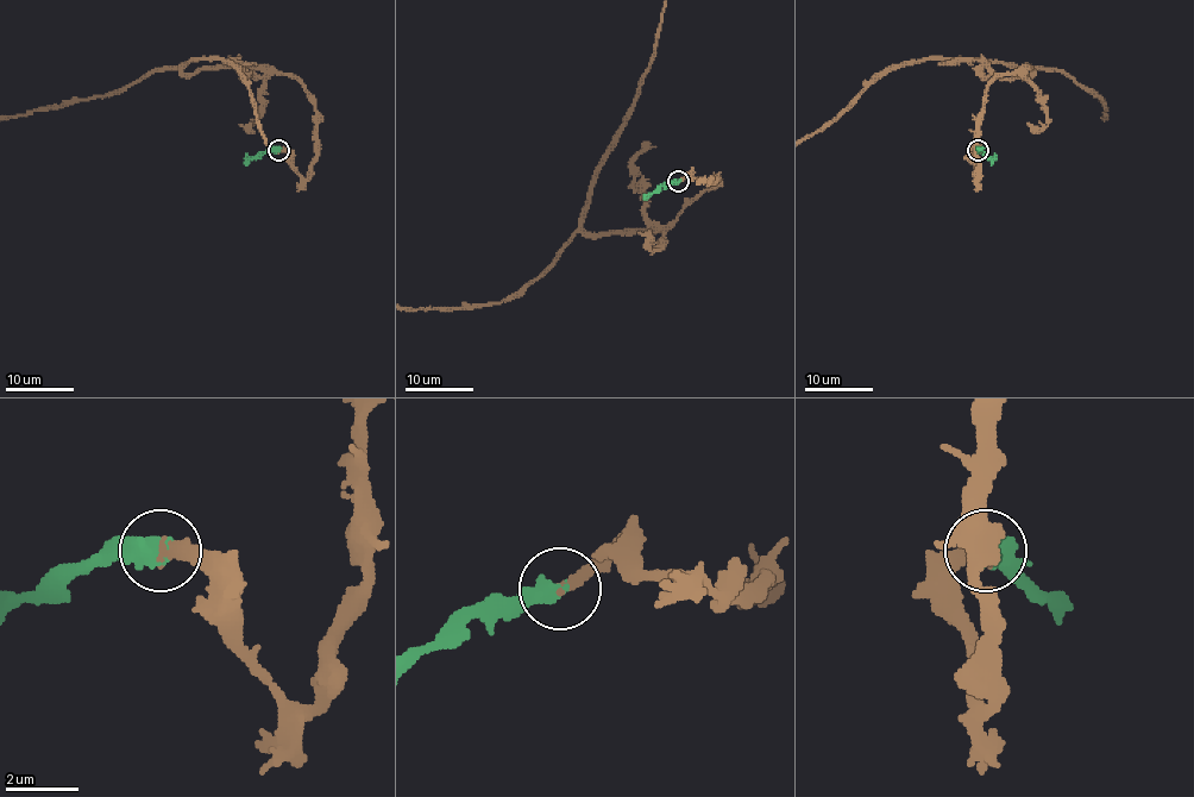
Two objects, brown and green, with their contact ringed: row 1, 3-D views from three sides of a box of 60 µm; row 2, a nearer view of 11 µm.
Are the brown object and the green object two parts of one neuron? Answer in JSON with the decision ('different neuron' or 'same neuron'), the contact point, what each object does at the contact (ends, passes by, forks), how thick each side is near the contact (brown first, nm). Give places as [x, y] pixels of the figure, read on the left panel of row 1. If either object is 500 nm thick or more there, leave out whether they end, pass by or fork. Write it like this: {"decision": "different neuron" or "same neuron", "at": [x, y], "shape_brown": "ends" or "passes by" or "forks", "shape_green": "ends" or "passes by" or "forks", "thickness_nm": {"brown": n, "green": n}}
{"decision": "same neuron", "at": [278, 150], "thickness_nm": {"brown": 360, "green": 500}}

